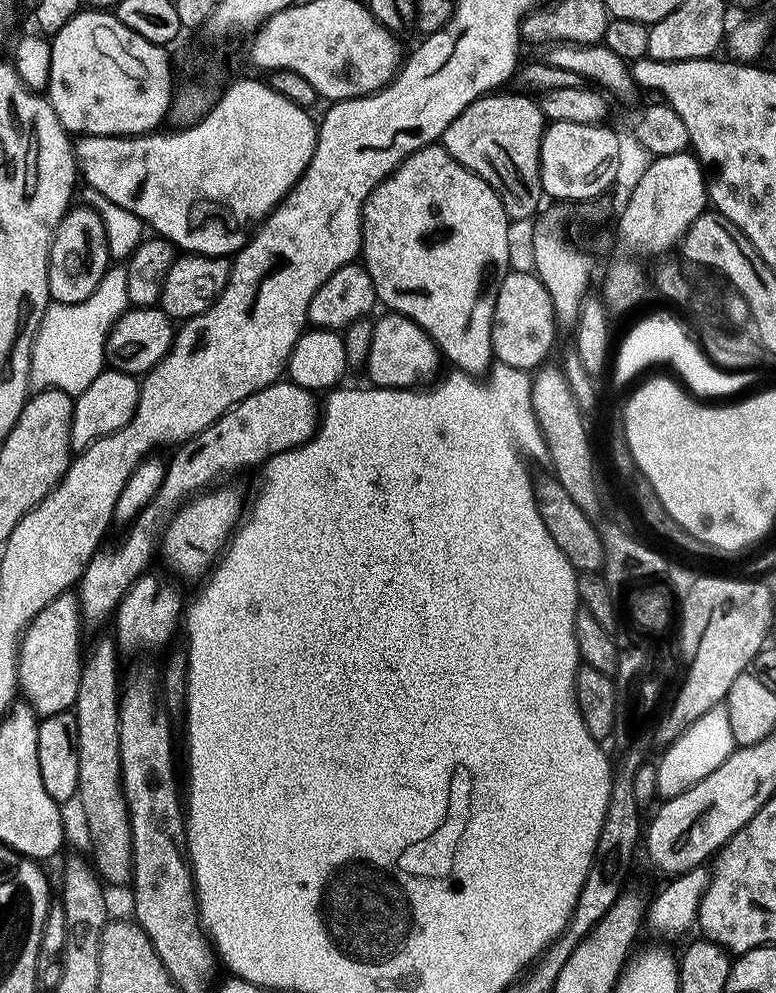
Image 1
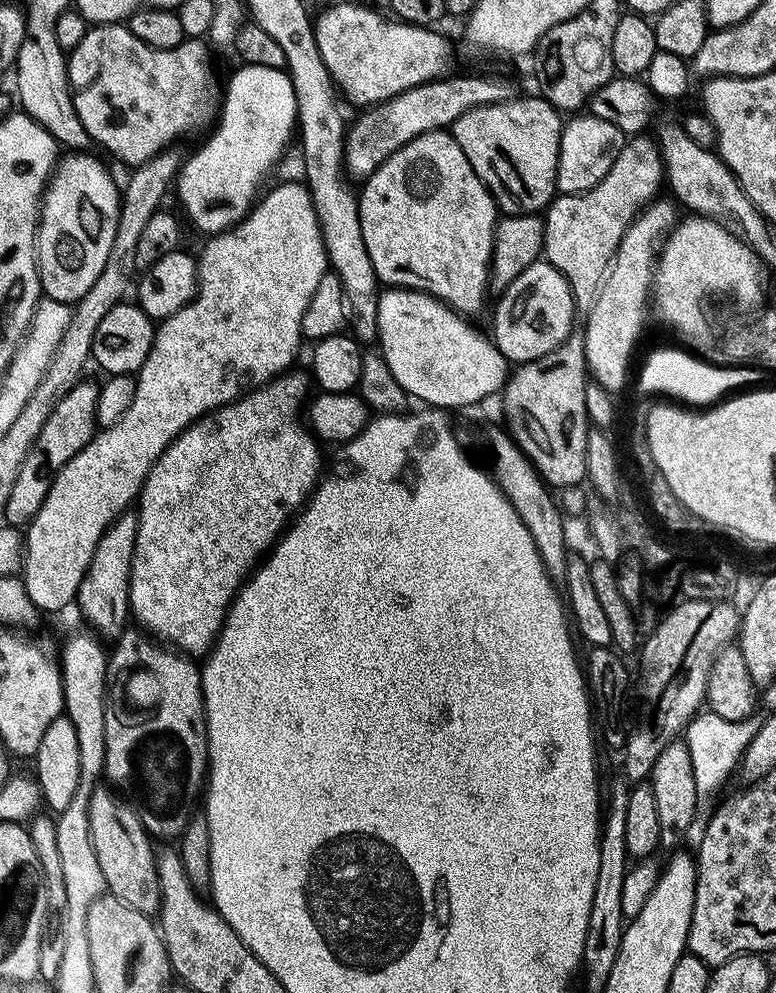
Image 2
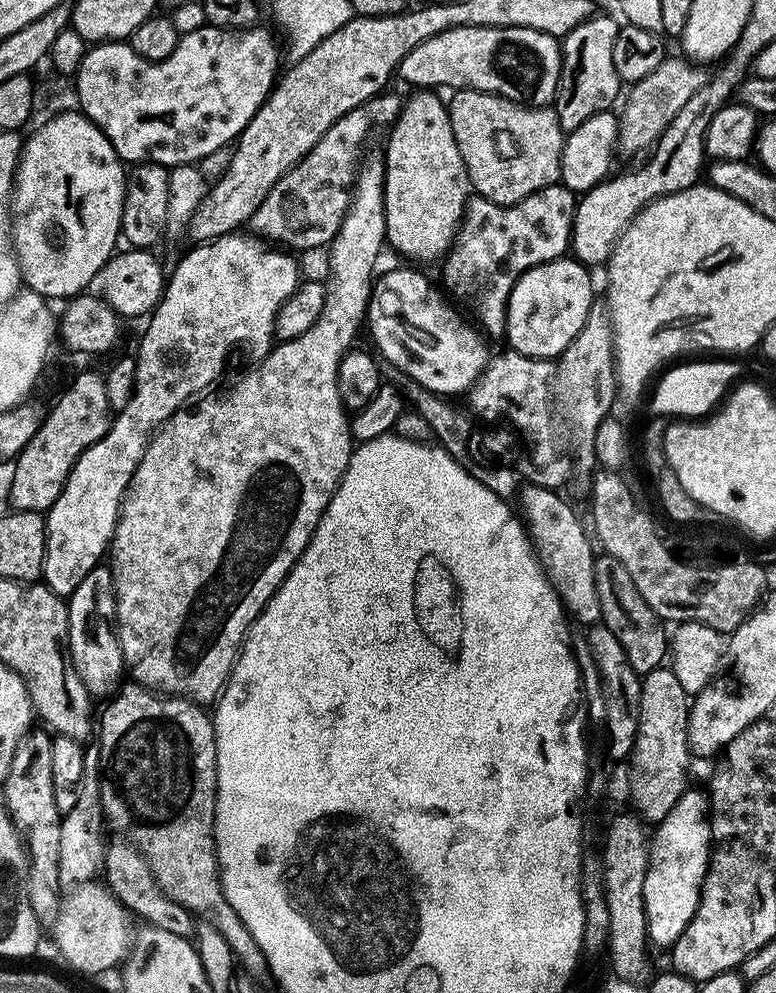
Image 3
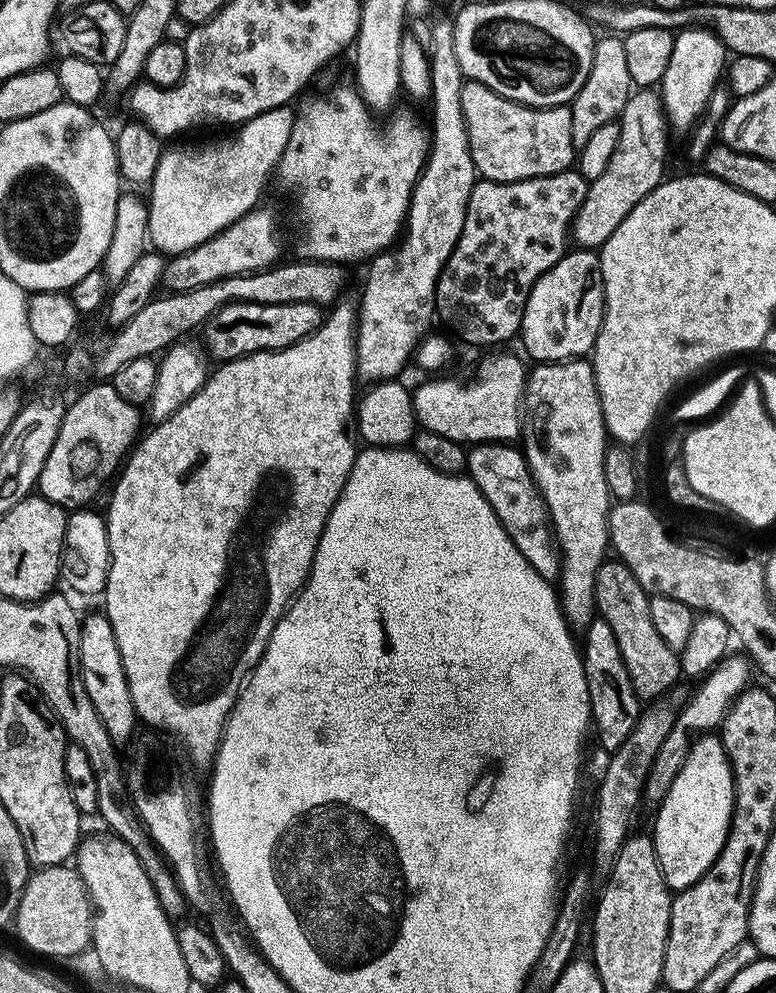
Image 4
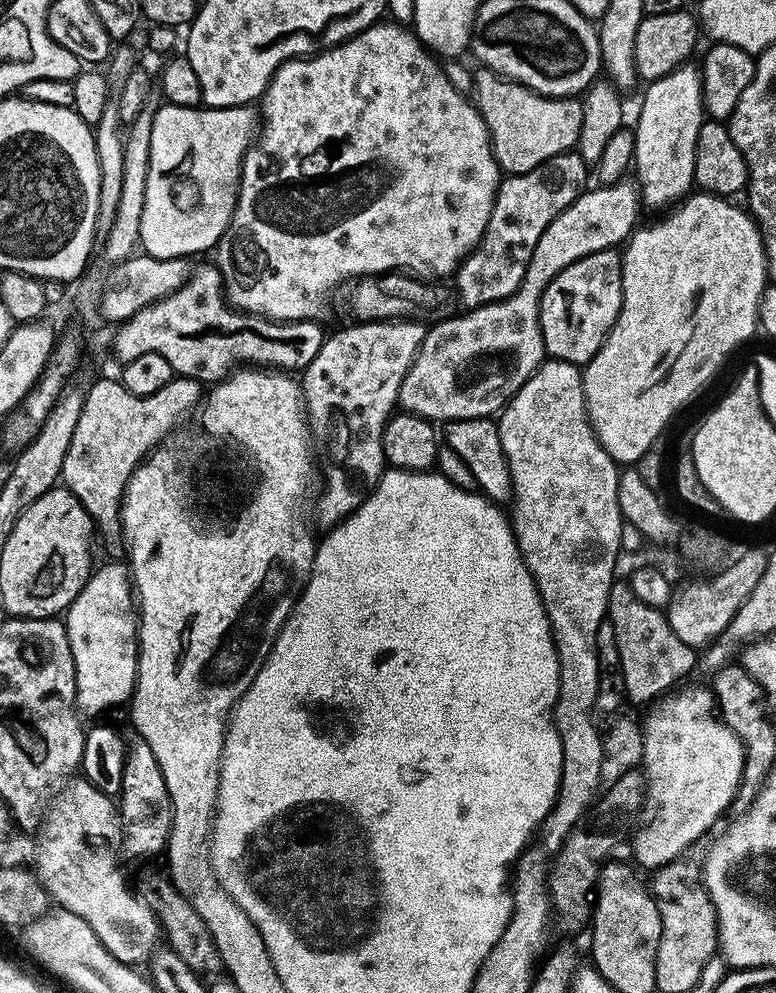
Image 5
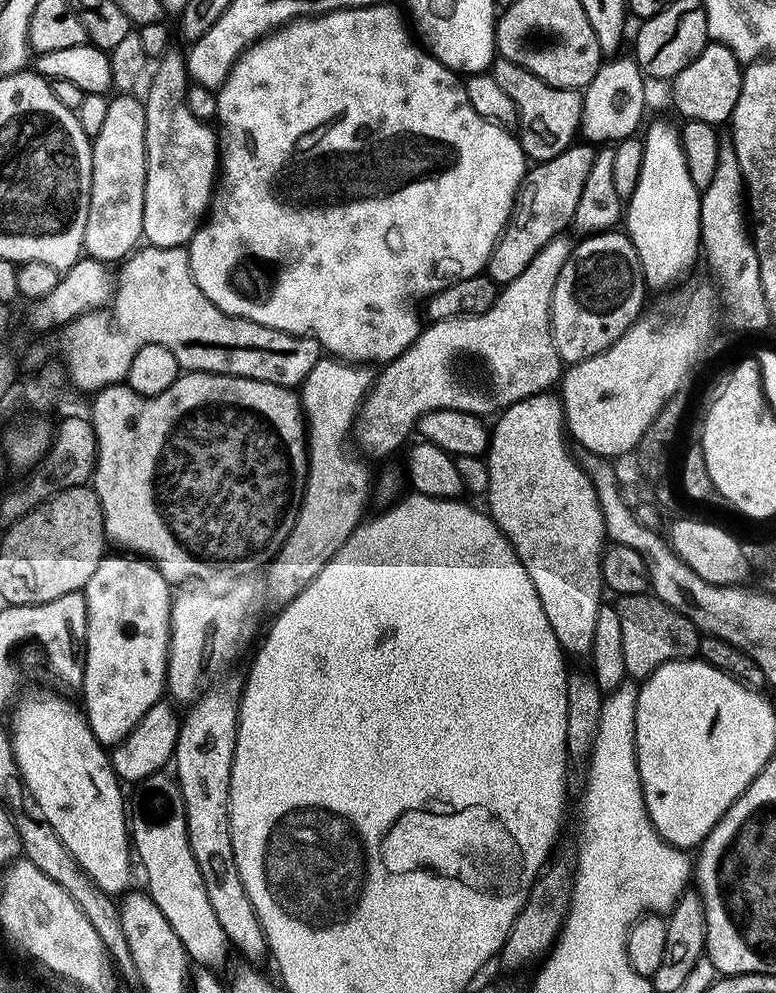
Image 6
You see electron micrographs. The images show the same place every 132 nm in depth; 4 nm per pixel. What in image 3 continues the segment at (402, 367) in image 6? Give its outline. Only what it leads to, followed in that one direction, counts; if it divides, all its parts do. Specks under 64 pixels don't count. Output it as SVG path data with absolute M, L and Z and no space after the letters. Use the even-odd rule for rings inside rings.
M665 58L662 66L658 66L658 70L646 74L646 78L642 78L627 89L628 101L625 102L624 109L619 109L618 112L620 121L618 148L621 153L625 152L628 156L636 156L644 151L647 153L659 140L666 126L674 122L678 110L682 110L682 106L686 106L686 102L690 102L690 98L698 94L701 86L708 83L709 73L704 73L699 63L687 58L679 59Z

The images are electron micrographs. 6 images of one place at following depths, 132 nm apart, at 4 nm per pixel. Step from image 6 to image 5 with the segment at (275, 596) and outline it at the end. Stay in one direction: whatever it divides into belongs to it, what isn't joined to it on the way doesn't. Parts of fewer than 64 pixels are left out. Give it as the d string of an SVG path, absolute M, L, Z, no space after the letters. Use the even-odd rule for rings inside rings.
M370 320L352 322L341 332L325 335L318 354L303 369L300 391L304 398L304 411L308 417L308 431L317 445L324 444L322 452L322 491L315 501L314 512L327 526L345 520L356 507L372 493L376 483L386 471L382 450L384 423L393 415L400 399L400 387L416 360L416 352L424 340L426 328L421 321Z

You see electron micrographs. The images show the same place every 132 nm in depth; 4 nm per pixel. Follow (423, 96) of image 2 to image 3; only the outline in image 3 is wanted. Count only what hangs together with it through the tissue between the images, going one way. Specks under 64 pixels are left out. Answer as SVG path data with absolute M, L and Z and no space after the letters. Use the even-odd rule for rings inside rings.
M388 95L374 96L365 104L359 104L354 110L350 110L350 114L338 118L338 122L334 122L334 126L330 126L330 130L322 134L310 154L303 156L272 187L270 194L266 194L266 202L262 202L258 210L254 210L250 221L251 231L257 237L288 250L323 249L331 245L352 202L352 188L365 151L363 148L368 140L368 131L375 126L376 120L380 124L391 126L400 119L401 97Z

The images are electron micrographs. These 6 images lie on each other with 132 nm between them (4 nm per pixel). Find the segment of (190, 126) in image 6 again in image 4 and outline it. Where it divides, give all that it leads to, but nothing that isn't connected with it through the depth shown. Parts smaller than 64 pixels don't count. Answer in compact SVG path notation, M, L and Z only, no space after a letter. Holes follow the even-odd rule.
M283 104L247 120L228 138L204 146L165 149L148 188L151 245L163 255L180 255L208 241L257 207L264 184L285 152L295 113L291 105Z

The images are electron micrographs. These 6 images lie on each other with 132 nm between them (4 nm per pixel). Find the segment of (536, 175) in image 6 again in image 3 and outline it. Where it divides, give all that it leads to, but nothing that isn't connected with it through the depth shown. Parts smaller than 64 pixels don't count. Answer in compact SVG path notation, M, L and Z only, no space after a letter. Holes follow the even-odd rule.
M559 182L522 198L522 202L517 204L495 204L484 196L473 195L468 205L464 207L464 218L460 221L460 231L454 241L454 247L442 260L442 265L444 264L443 291L489 337L503 337L508 326L508 299L512 293L512 287L516 285L518 278L522 278L522 274L526 274L526 270L551 260L559 260L569 251L577 203L577 193L571 192L565 184Z

